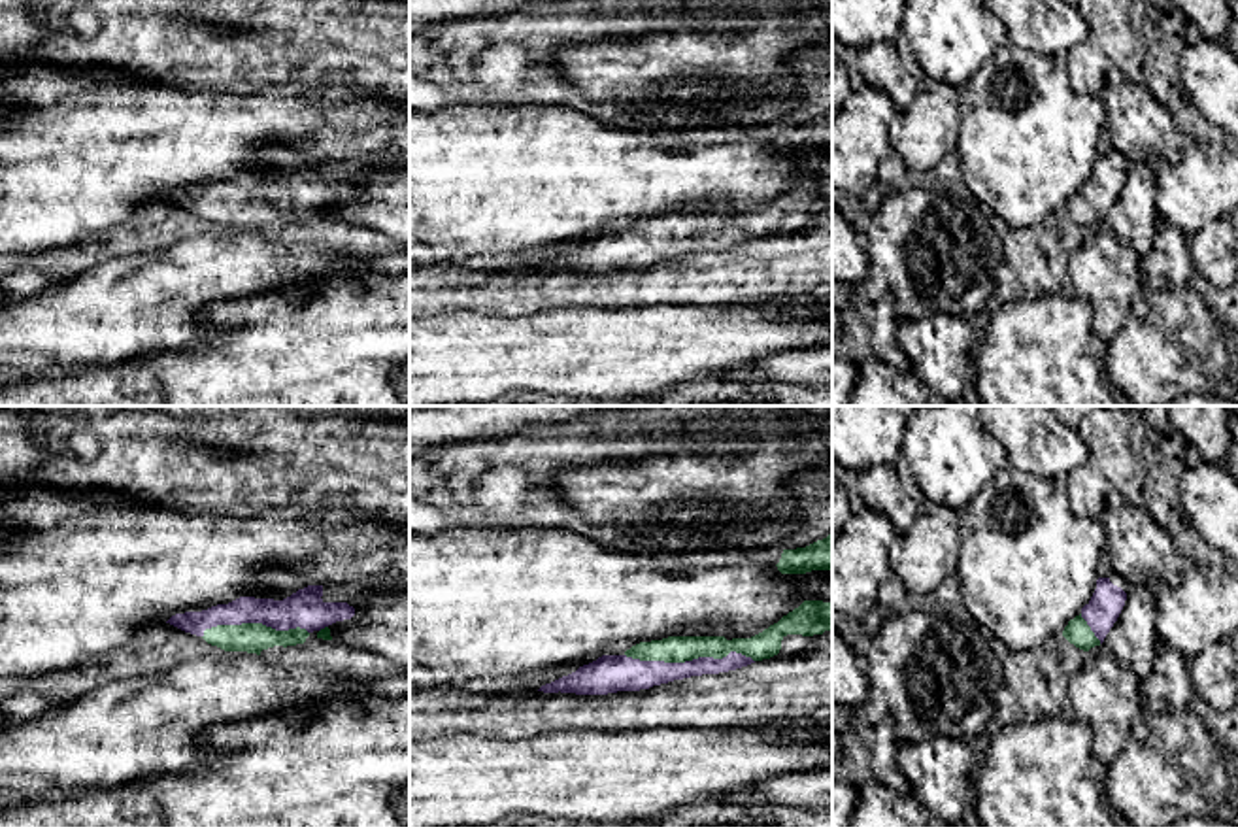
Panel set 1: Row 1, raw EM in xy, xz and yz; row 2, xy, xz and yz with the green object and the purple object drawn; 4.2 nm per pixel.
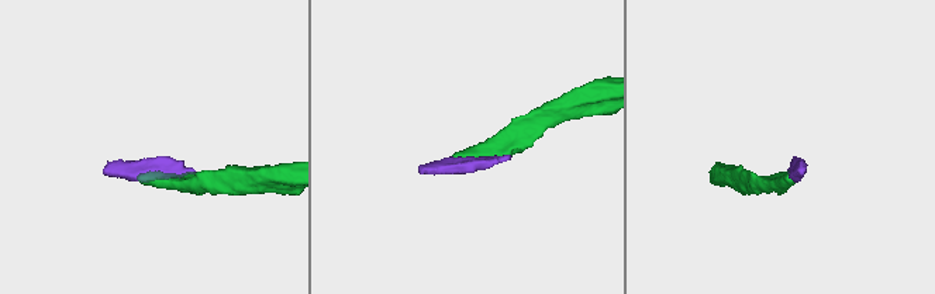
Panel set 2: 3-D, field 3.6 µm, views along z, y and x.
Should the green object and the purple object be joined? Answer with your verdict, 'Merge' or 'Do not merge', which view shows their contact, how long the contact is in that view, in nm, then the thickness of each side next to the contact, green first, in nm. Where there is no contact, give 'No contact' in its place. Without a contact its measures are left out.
Merge. Touches green in xz. Shared border 550 nm. Thickness 110 nm (green) against 140 nm

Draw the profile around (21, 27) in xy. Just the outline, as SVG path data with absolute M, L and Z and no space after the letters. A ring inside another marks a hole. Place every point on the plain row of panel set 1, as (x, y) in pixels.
M0 0L0 59L36 49L59 34L60 28L53 28L32 0Z

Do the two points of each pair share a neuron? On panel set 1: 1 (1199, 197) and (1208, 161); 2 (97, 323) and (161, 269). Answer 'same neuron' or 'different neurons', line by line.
1: same neuron
2: same neuron

